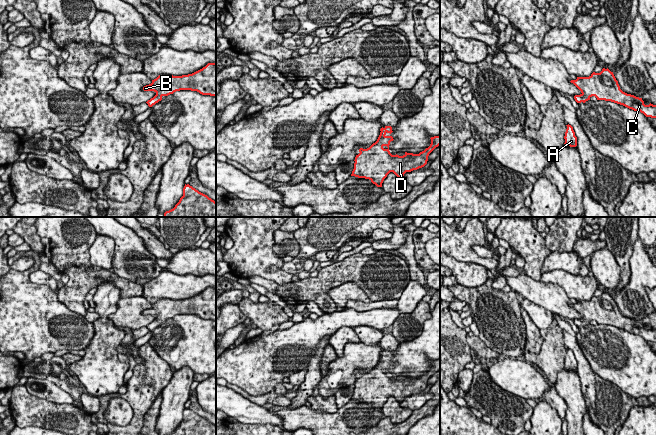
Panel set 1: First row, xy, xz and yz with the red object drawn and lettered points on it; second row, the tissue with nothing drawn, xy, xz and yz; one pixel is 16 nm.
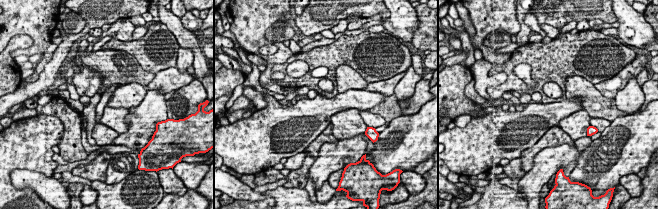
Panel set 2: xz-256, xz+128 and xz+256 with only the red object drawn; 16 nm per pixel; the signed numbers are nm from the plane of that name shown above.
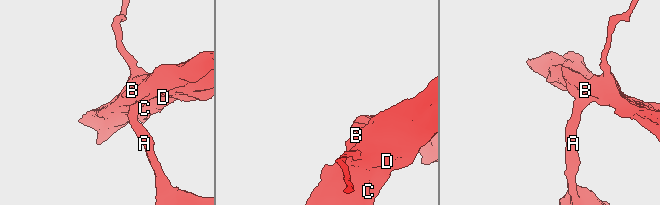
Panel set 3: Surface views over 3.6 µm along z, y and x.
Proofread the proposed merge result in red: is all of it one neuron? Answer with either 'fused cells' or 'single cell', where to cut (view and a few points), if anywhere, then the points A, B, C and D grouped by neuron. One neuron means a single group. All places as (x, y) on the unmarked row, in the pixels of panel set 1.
single cell; cut none; groups A B C D

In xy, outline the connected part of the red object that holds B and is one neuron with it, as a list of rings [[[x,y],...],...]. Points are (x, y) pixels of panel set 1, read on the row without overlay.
[[[208,287],[202,293],[188,299],[173,300],[173,299],[159,299],[152,307],[143,311],[144,315],[154,315],[156,319],[148,324],[146,327],[152,331],[162,324],[163,320],[168,320],[176,315],[191,314],[197,315],[202,319],[210,319],[216,321],[216,287]]]

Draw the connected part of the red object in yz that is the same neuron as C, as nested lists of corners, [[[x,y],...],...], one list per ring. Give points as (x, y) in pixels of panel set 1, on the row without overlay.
[[[603,292],[600,297],[593,296],[589,301],[577,301],[570,306],[581,315],[580,319],[574,320],[577,327],[585,327],[595,320],[597,324],[611,325],[640,335],[646,341],[656,342],[656,329],[645,329],[642,322],[623,316],[613,296],[608,292]]]

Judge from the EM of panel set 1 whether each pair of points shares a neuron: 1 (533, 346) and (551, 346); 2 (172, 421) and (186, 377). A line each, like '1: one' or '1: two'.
1: two
2: one

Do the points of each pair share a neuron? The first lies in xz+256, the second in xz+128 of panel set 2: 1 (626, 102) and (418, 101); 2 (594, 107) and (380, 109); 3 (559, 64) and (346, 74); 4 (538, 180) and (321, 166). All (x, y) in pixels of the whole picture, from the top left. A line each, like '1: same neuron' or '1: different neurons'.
1: different neurons
2: same neuron
3: different neurons
4: same neuron

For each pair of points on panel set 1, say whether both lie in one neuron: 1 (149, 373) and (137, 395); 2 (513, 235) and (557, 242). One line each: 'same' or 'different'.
1: same
2: different

